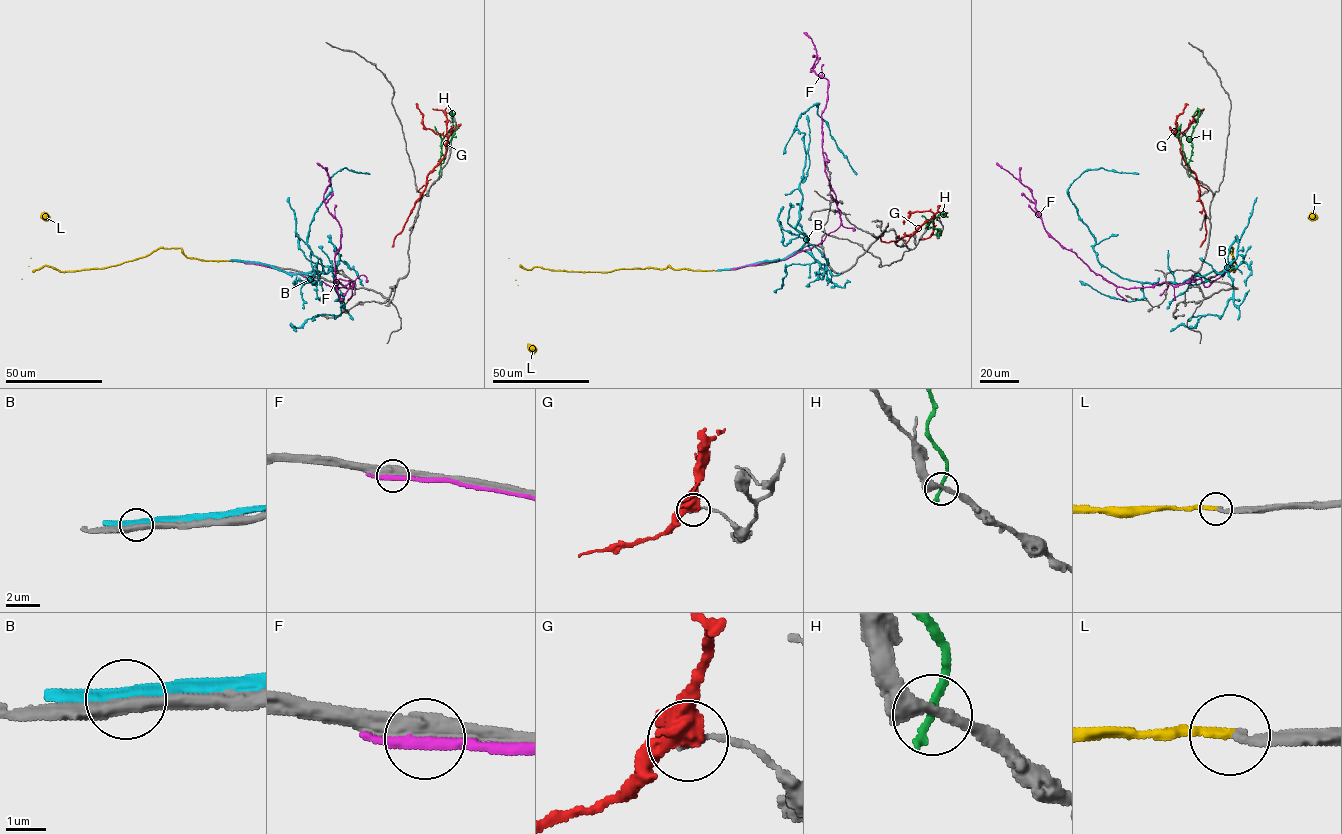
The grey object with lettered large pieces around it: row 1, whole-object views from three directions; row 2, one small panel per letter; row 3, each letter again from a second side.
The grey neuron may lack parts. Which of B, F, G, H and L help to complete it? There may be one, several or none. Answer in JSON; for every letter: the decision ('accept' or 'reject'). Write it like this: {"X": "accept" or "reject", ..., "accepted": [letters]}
{"B": "reject", "F": "reject", "G": "reject", "H": "reject", "L": "accept", "accepted": ["L"]}

